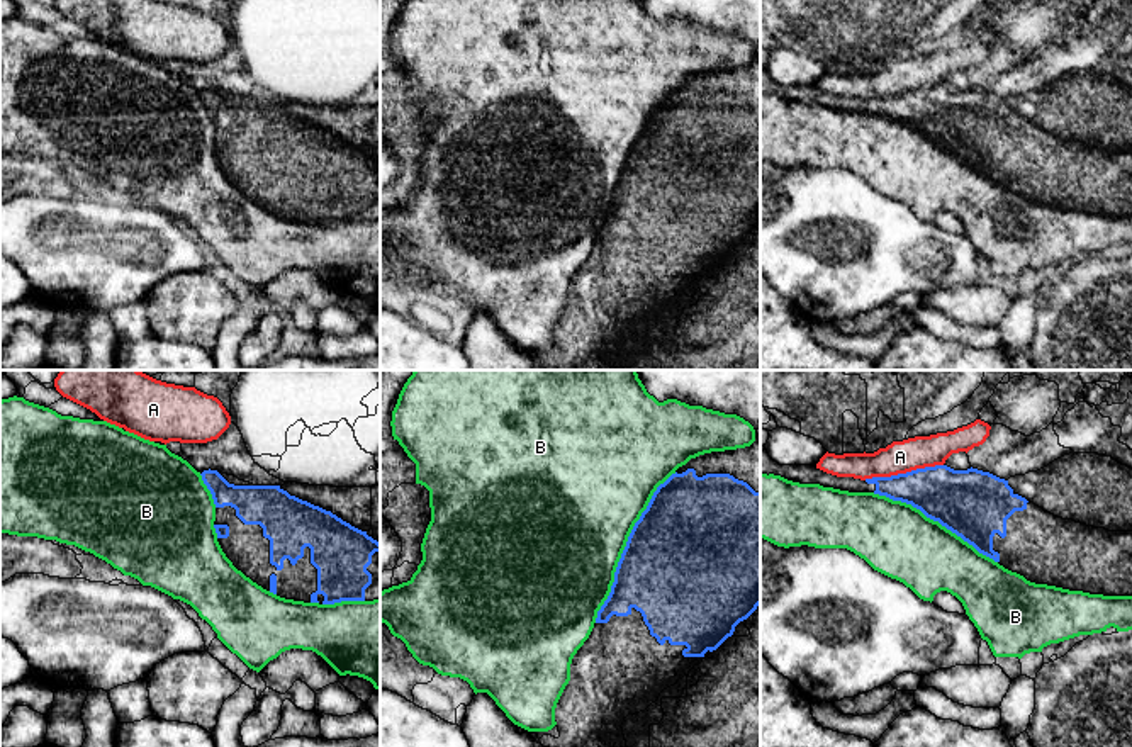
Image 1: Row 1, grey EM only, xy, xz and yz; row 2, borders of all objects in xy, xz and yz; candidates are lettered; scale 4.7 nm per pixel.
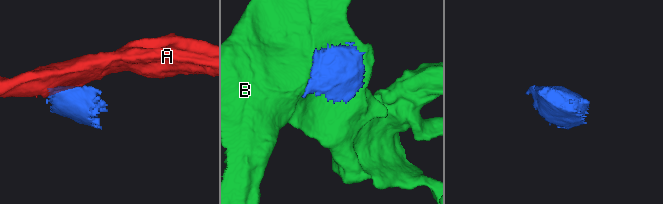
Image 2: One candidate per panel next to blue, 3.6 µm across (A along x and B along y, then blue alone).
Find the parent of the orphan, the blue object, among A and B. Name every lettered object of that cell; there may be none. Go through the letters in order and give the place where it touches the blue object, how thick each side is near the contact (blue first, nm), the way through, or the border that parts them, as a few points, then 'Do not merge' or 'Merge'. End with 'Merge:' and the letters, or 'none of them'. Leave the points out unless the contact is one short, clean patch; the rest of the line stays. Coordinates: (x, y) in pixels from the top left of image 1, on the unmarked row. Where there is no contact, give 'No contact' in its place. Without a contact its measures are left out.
A: Touches blue at yz (903, 94). Thickness 260 nm (blue) against 160 nm. Do not merge
B: Touches blue at xz (627, 165). Thickness 500 nm (blue) against 480 nm. Do not merge
Merge: none of them

